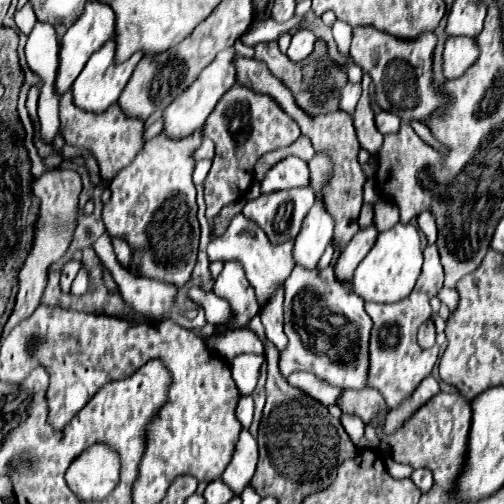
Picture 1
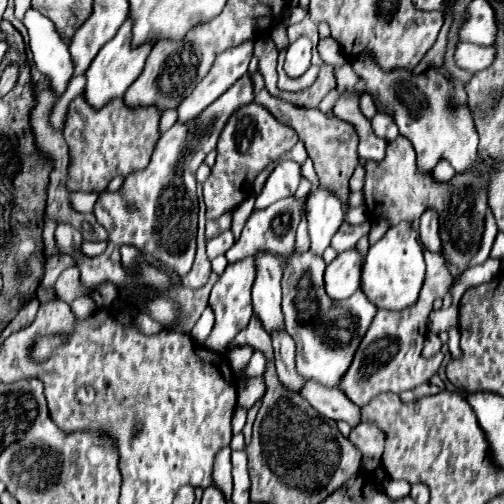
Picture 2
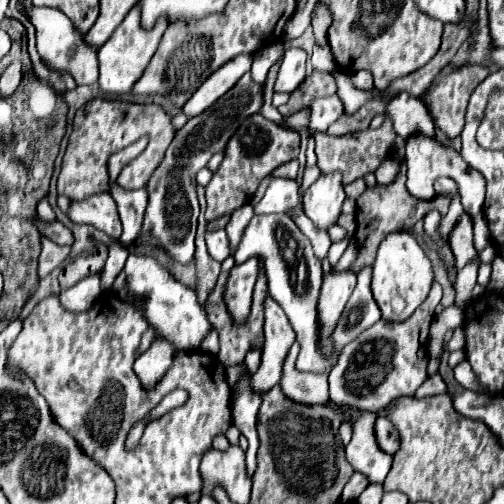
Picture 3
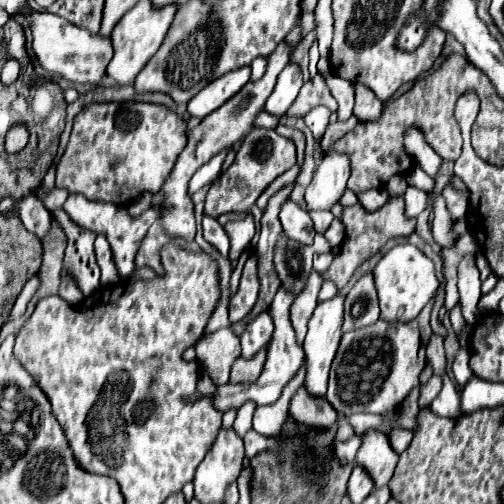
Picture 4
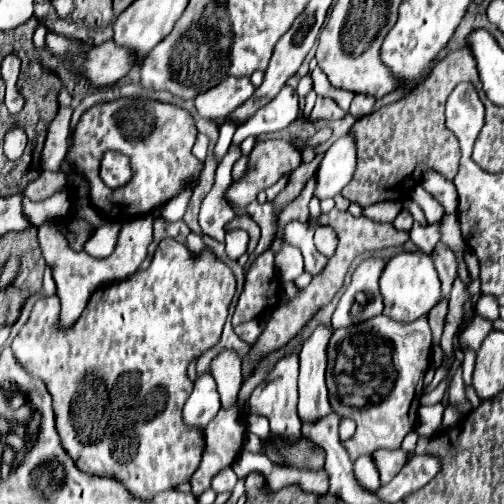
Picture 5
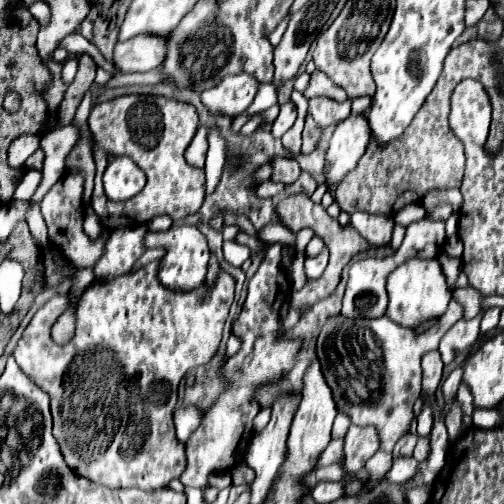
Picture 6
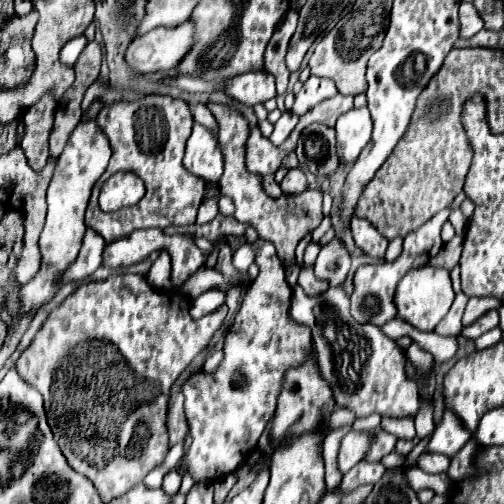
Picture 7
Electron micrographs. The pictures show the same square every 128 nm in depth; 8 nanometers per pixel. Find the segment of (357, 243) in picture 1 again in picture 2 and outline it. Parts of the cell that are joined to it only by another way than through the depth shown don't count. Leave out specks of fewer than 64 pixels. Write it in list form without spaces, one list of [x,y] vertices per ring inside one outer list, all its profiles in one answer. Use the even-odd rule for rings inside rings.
[[[350,248],[332,260],[326,268],[326,292],[332,300],[344,300],[352,296],[352,292],[360,286],[360,268],[362,268],[362,254],[358,248]]]

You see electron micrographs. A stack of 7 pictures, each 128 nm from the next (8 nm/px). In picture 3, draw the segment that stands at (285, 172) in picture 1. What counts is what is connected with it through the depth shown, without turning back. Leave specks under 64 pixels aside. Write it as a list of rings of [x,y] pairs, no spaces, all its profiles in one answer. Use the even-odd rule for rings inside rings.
[[[274,176],[264,198],[254,206],[254,212],[256,214],[286,212],[294,204],[298,204],[298,182],[294,178]]]

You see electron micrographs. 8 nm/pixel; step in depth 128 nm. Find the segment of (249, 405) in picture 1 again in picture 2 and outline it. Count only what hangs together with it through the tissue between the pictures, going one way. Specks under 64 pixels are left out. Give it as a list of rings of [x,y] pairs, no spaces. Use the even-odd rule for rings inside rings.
[[[237,407],[232,417],[232,432],[233,434],[240,433],[246,424],[247,410],[242,407]]]

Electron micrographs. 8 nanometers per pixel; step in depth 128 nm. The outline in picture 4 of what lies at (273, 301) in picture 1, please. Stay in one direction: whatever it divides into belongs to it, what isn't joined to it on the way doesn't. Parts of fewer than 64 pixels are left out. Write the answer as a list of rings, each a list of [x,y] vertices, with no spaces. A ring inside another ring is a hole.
[[[312,269],[304,290],[302,290],[291,306],[290,319],[294,326],[297,342],[301,346],[307,333],[307,324],[317,305],[317,298],[322,283],[320,275]],[[302,384],[290,400],[290,412],[302,424],[312,424],[314,428],[330,428],[338,420],[338,412],[322,396],[312,396]]]

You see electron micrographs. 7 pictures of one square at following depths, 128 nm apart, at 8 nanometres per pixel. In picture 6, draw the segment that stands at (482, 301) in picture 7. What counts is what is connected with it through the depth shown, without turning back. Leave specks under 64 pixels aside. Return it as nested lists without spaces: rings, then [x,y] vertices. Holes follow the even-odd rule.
[[[456,288],[456,290],[452,292],[452,298],[462,304],[462,308],[464,308],[464,318],[470,320],[470,318],[476,316],[476,312],[478,312],[478,308],[480,308],[480,298],[482,298],[482,294],[476,292],[474,288]]]

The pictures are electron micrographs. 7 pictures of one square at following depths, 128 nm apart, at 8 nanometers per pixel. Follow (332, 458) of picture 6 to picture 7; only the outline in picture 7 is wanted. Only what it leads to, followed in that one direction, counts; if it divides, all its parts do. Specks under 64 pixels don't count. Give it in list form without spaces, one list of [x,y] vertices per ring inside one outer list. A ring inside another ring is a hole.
[[[354,430],[348,432],[340,442],[340,450],[338,450],[338,458],[336,458],[338,470],[342,474],[346,474],[354,464],[358,464],[364,458],[368,446],[370,446],[368,434],[360,434]]]

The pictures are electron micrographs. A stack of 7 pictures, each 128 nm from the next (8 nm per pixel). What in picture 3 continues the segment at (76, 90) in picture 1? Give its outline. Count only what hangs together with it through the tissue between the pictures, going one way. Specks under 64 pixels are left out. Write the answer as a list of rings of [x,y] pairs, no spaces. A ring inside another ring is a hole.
[[[132,8],[128,16],[122,20],[122,24],[114,30],[114,36],[98,50],[98,62],[100,62],[100,78],[98,86],[106,94],[128,94],[134,86],[134,82],[142,76],[144,68],[148,66],[150,58],[154,56],[158,42],[168,26],[168,20],[158,20],[156,28],[144,32],[140,28],[140,8]]]

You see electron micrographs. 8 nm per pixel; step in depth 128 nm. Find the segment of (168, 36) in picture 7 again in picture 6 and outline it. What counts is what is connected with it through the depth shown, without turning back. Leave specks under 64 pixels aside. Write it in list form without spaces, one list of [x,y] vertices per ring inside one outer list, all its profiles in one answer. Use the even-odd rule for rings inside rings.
[[[136,36],[128,42],[114,46],[114,68],[128,72],[150,72],[162,64],[166,56],[166,38],[162,36]]]

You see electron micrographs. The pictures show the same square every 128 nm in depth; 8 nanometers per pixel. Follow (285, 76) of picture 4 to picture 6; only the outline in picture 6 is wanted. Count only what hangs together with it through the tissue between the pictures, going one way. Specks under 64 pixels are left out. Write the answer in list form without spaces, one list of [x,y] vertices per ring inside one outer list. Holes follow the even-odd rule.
[[[288,100],[286,104],[280,106],[278,118],[272,122],[272,136],[282,138],[292,128],[294,120],[296,120],[296,106],[294,106],[292,100]]]

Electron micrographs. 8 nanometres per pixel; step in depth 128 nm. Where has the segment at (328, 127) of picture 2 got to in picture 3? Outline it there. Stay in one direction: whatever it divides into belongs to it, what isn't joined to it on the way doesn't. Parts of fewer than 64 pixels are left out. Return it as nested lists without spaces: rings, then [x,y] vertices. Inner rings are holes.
[[[302,108],[298,112],[282,116],[282,122],[292,130],[300,130],[300,128],[308,130],[310,128],[310,108]],[[388,118],[378,130],[360,130],[360,132],[348,132],[344,136],[330,136],[326,132],[314,132],[312,138],[316,142],[316,156],[318,156],[318,168],[322,174],[326,172],[342,172],[342,184],[350,184],[356,178],[362,178],[364,172],[374,172],[380,164],[380,152],[390,152],[390,146],[394,142],[396,132],[392,130],[392,124],[388,124]]]

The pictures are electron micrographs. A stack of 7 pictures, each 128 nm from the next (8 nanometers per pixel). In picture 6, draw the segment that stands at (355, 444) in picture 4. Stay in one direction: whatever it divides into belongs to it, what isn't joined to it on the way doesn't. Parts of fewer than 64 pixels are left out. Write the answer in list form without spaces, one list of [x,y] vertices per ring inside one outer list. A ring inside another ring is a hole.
[[[450,302],[444,316],[424,332],[400,328],[386,316],[348,320],[336,316],[326,322],[318,336],[318,358],[324,378],[334,394],[338,412],[350,416],[356,426],[374,426],[378,430],[380,450],[392,452],[394,444],[410,434],[414,420],[412,402],[422,392],[422,356],[438,348],[444,332],[462,318],[462,306]]]

